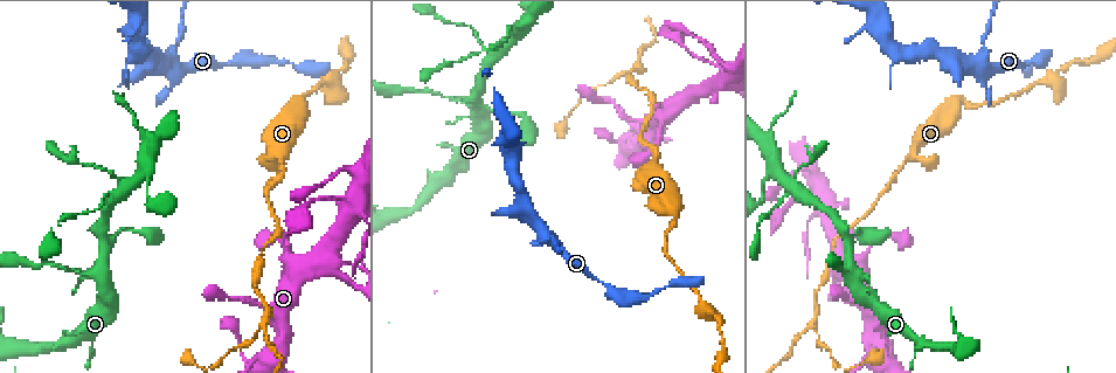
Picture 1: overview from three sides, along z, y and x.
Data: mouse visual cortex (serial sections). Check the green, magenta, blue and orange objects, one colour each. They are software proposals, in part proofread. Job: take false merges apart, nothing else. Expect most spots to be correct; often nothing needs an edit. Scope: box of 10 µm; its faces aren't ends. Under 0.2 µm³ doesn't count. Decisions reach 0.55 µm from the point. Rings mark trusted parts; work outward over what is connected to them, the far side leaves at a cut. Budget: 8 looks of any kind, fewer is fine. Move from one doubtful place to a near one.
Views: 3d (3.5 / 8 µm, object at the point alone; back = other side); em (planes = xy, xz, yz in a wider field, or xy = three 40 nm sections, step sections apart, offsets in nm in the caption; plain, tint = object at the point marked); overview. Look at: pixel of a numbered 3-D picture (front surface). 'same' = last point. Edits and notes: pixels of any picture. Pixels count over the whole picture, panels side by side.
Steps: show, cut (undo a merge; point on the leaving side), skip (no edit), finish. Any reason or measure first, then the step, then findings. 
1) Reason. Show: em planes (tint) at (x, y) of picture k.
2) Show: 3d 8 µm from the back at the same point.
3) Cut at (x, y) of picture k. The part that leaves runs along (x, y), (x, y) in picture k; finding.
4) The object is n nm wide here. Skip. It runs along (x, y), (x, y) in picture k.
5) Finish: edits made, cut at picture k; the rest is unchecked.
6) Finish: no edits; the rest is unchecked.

Abrupt turn. Show: 3d 3.5 µm from the back at (667, 242) of picture 1.

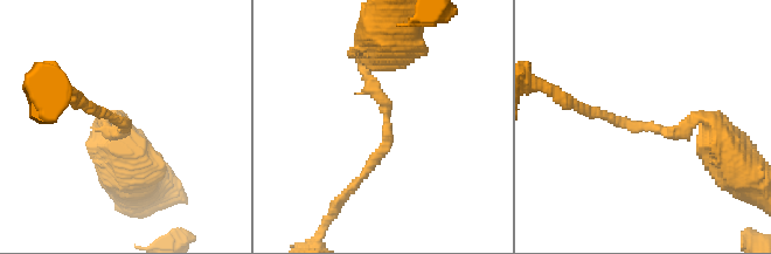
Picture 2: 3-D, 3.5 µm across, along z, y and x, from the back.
Need the tissue. Show: em xy step 2 (tint) at (125, 129) of picture 2.

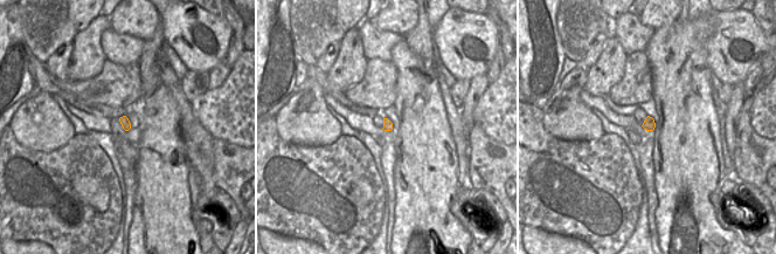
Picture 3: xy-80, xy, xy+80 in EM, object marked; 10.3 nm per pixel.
The object is 100 nm wide here. Skip. It runs along (370, 57), (388, 142), (356, 180) in picture 2; one cell here.

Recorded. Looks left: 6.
Side arm on a straight run. Show: 3d 8 µm at (851, 275) of picture 1.

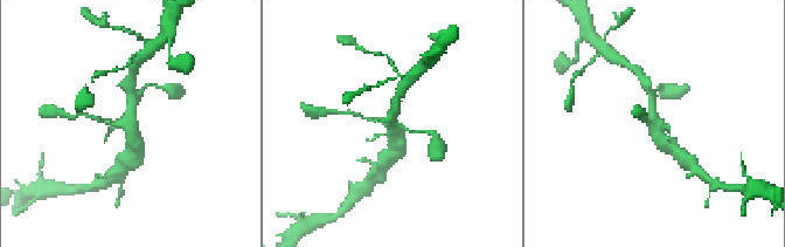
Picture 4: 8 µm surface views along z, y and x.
Now the EM. Show: em xy step 5 (tint) at the same point.

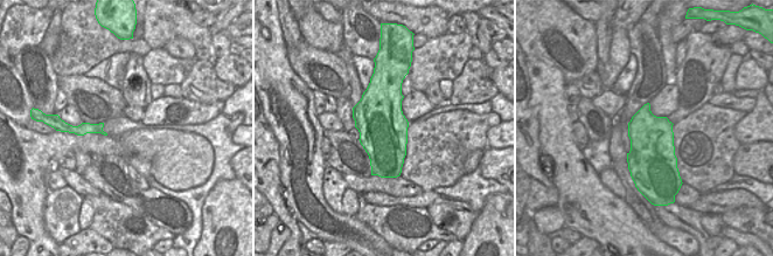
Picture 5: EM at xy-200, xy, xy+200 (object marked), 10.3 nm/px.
Skip. It runs along (674, 149), (659, 136), (650, 90) in picture 4; all the same cell.

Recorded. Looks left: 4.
Arms part here. Show: 3d 3.5 µm from the back at (812, 318) of picture 1.

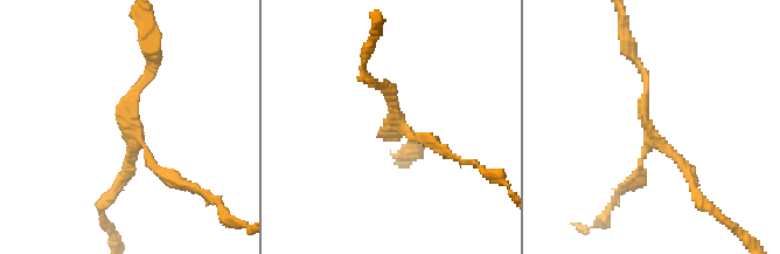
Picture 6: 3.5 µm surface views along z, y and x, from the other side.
Show: em xy step 5 (tint) at (652, 129) of picture 6.

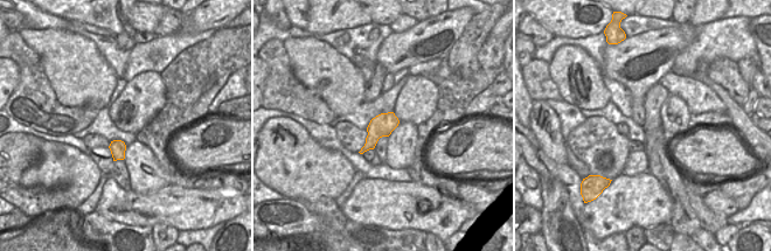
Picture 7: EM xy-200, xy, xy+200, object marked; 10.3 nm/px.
The arms are 100, 150, 150 nm wide. Skip. One cell here.

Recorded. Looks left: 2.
Finish: no edits; the rest is unchecked.

